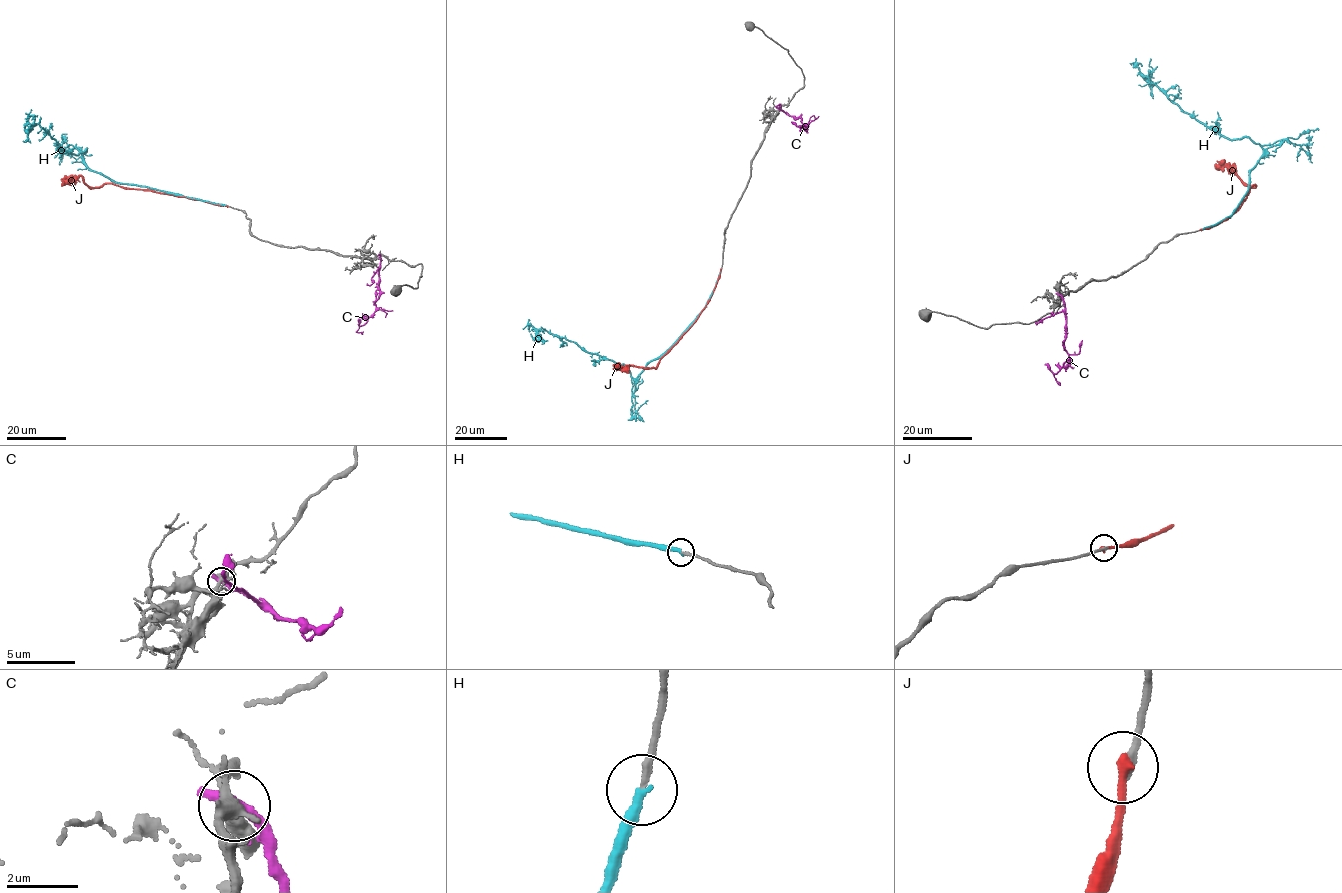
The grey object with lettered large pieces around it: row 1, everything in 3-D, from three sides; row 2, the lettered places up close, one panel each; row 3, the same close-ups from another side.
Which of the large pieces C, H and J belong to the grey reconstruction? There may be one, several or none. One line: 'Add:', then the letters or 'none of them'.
Add: J

